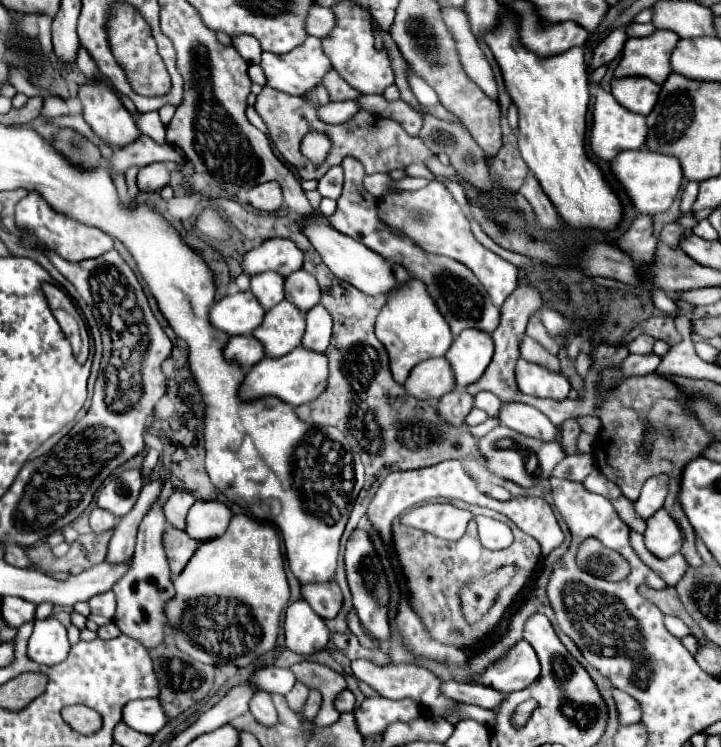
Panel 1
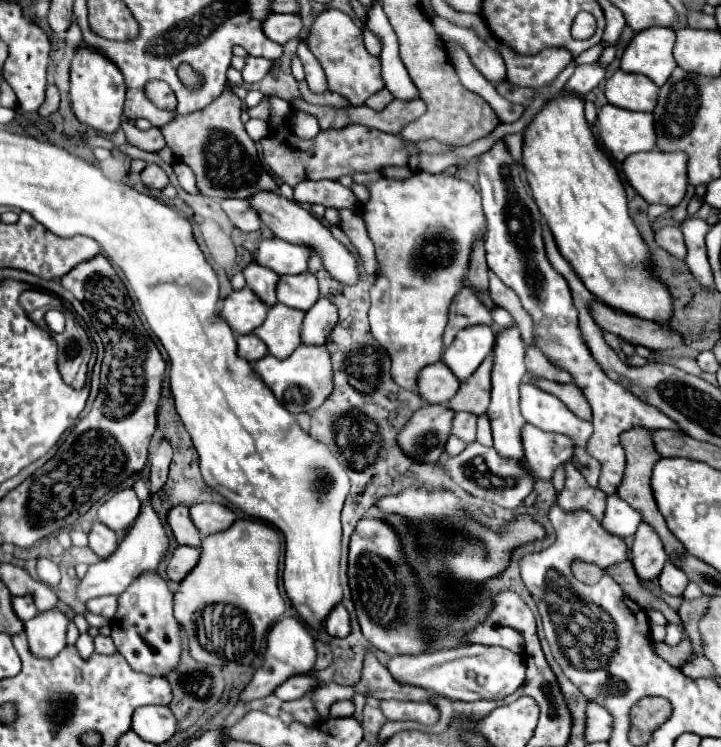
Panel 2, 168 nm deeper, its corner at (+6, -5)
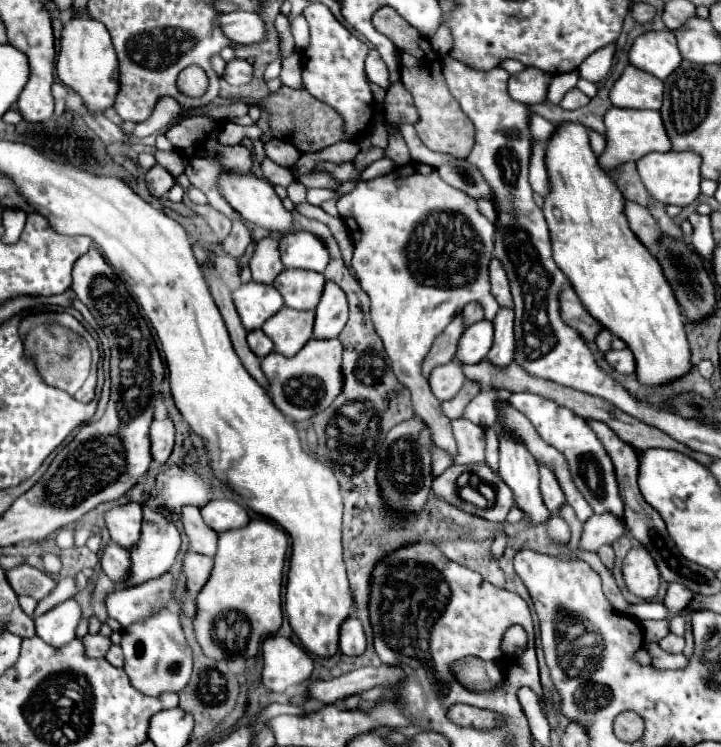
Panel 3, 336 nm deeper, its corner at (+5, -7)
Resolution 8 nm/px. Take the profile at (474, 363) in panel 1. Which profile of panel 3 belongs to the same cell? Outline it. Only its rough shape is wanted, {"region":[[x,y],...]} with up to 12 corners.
{"region":[[489,320],[459,338],[455,362],[479,364],[493,344]]}

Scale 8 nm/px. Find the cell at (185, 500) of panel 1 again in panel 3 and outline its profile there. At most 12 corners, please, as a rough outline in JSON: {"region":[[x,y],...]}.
{"region":[[185,506],[183,530],[191,548],[213,556],[217,532],[201,522],[199,508]]}

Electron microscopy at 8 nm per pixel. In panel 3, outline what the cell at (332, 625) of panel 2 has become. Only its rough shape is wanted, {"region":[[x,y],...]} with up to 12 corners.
{"region":[[355,616],[341,624],[339,650],[359,656],[365,650],[365,632]]}

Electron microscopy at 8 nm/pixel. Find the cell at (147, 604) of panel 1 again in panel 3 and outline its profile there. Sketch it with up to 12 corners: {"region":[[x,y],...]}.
{"region":[[161,608],[121,630],[125,672],[143,694],[179,692],[191,648]]}

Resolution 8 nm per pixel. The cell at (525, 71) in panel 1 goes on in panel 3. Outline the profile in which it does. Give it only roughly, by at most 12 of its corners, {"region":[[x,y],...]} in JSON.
{"region":[[579,122],[543,214],[577,296],[643,384],[691,368],[683,314]]}

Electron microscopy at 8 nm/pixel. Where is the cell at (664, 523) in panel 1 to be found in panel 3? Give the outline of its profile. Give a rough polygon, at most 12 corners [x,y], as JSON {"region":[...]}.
{"region":[[635,546],[623,580],[635,596],[653,598],[661,574],[653,556]]}

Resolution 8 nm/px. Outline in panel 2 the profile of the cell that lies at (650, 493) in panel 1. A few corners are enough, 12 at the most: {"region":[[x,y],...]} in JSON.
{"region":[[618,494],[608,496],[600,526],[628,538],[636,532],[640,514]]}

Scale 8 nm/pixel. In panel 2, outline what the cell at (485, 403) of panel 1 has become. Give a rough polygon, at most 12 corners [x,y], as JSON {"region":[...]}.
{"region":[[486,414],[478,416],[478,442],[492,446],[490,420]]}

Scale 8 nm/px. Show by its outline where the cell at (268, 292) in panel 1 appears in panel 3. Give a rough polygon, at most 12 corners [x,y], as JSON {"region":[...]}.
{"region":[[263,238],[249,260],[253,280],[273,284],[281,274],[277,238]]}

